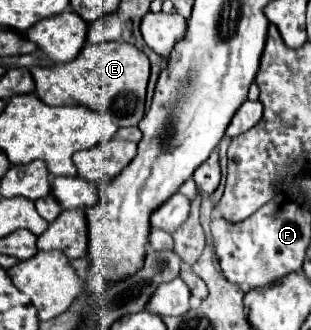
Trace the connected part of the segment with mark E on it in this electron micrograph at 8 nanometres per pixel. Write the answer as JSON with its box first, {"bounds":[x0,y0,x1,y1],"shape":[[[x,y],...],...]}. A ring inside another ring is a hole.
{"bounds":[30,44,150,126],"shape":[[[86,44],[78,58],[68,64],[52,68],[34,66],[30,72],[36,82],[36,96],[48,106],[86,106],[92,112],[108,114],[116,126],[136,126],[144,118],[150,62],[132,44]]]}

